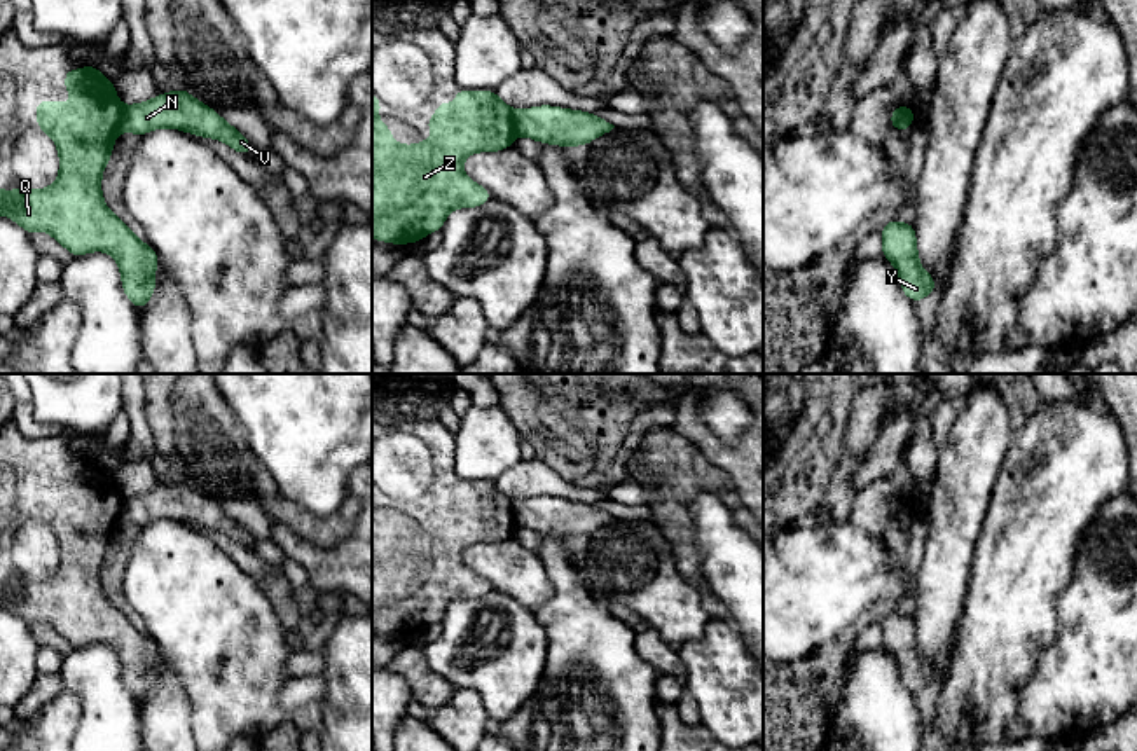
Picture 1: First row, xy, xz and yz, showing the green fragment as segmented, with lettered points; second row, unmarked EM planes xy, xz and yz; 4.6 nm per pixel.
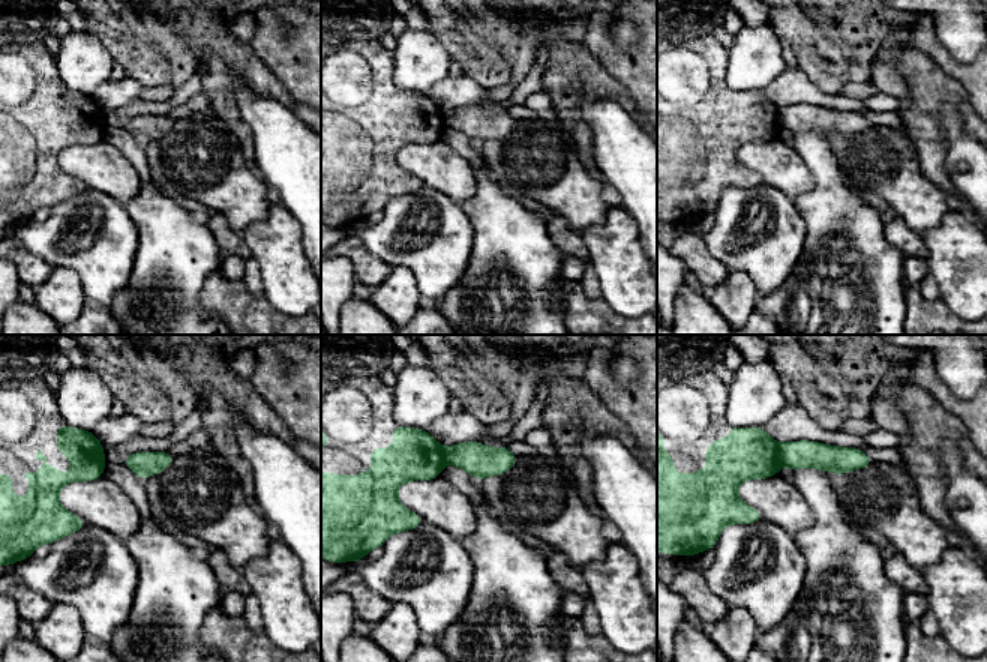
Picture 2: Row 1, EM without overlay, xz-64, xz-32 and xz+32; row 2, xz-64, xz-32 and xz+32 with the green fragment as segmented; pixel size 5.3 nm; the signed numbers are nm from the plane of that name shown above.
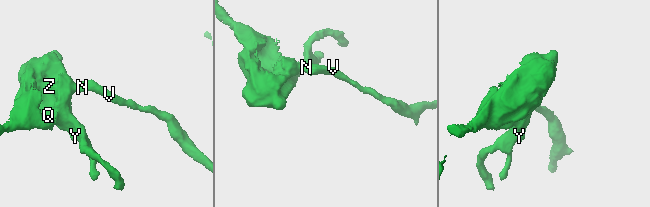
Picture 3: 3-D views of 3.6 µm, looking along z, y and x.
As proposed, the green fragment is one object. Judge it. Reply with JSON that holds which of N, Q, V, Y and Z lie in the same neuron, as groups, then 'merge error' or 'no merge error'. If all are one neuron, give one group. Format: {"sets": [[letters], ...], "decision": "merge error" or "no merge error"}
{"sets": [["N", "V"], ["Q", "Y", "Z"]], "decision": "merge error"}

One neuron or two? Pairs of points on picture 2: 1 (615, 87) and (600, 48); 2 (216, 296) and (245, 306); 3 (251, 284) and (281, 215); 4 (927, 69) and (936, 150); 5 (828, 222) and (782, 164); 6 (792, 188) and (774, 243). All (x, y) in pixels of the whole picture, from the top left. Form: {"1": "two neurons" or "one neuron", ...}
{"1": "two neurons", "2": "one neuron", "3": "two neurons", "4": "one neuron", "5": "two neurons", "6": "two neurons"}

